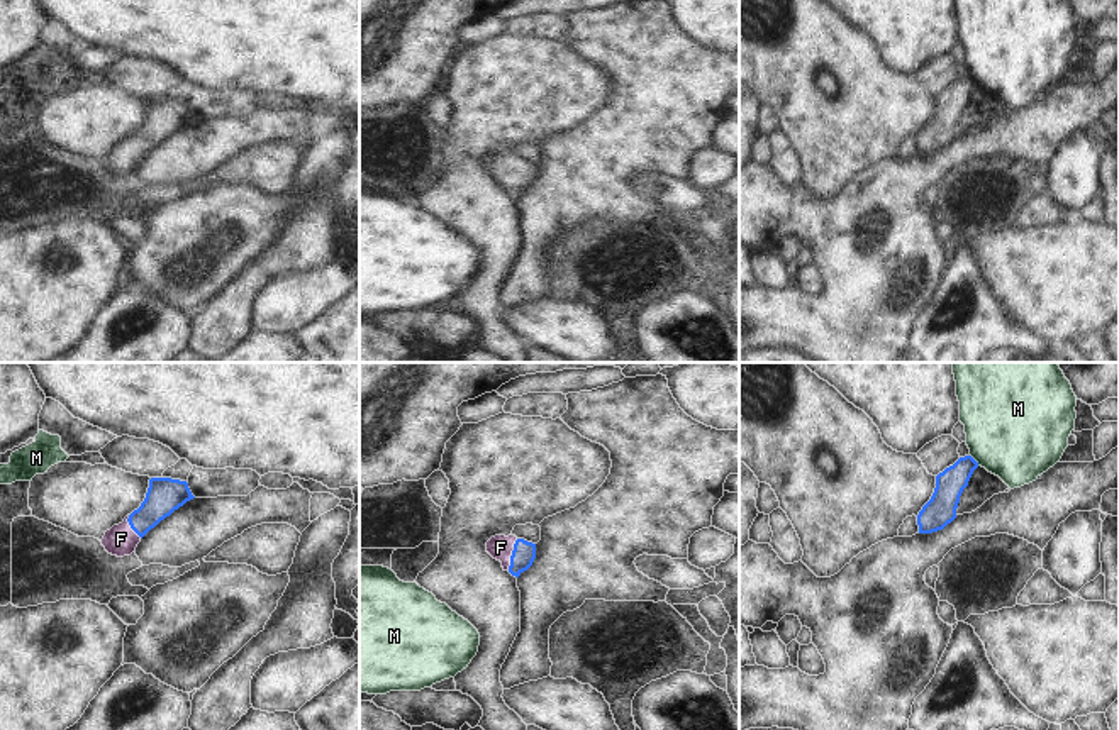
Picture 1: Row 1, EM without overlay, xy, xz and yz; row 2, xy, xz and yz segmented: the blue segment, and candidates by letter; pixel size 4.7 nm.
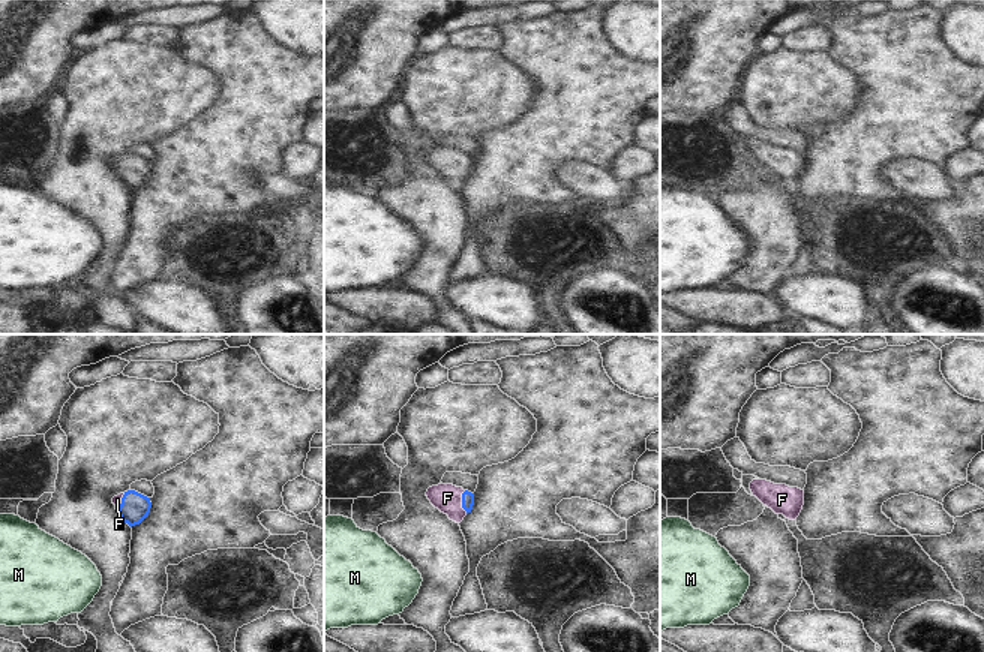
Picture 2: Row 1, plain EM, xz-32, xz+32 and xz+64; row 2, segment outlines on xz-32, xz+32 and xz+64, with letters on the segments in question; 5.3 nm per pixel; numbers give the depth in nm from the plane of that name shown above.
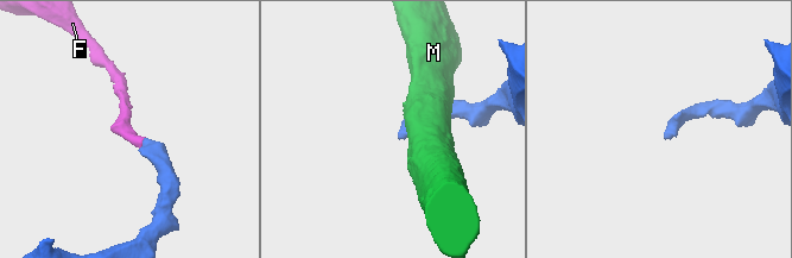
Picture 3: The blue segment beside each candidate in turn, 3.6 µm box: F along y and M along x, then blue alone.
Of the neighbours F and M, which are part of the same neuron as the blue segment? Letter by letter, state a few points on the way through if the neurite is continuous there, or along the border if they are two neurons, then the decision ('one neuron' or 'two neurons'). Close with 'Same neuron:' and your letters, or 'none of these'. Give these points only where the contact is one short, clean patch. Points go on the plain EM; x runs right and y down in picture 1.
F: runs through xz (523, 176), (512, 175), (501, 168); one neuron
M: two neurons
Same neuron: F

